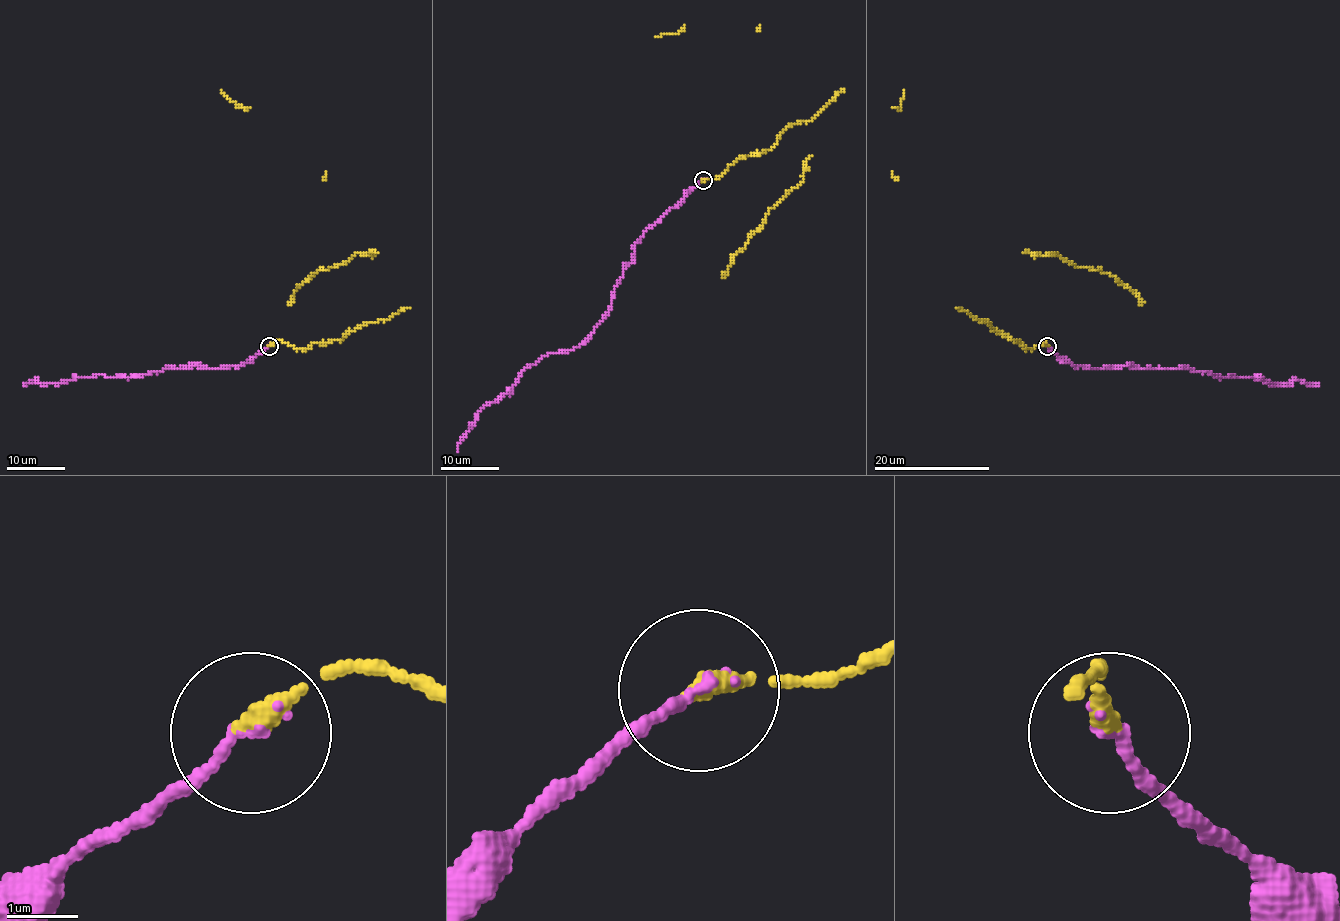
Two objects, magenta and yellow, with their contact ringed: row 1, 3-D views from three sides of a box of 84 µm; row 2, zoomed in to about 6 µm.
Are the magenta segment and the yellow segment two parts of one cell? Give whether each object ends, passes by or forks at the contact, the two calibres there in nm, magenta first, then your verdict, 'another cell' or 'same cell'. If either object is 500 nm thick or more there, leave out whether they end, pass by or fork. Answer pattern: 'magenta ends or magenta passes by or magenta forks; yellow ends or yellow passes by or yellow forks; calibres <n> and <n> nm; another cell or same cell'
magenta ends; yellow ends; calibres 150 and 280 nm; same cell

